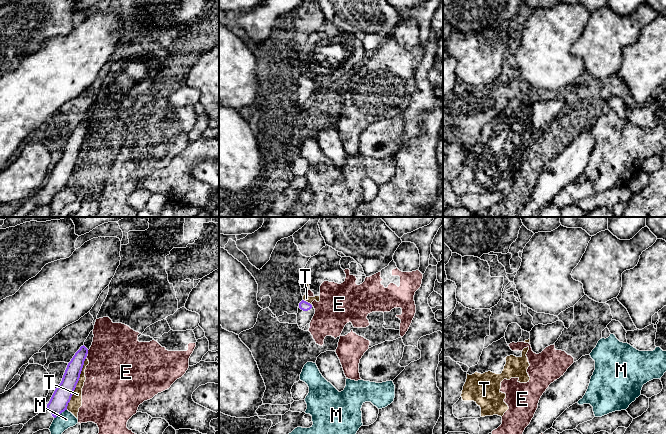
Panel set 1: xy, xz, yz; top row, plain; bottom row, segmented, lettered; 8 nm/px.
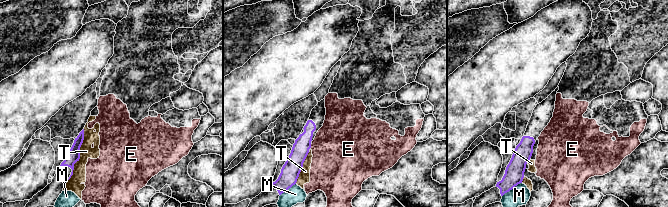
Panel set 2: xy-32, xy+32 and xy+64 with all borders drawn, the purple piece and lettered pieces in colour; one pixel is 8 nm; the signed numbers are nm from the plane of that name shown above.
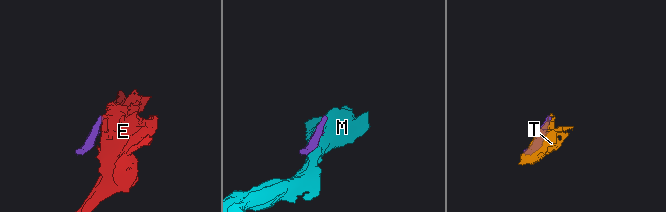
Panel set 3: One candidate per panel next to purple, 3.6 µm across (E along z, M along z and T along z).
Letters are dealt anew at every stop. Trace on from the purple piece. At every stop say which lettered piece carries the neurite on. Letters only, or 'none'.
none

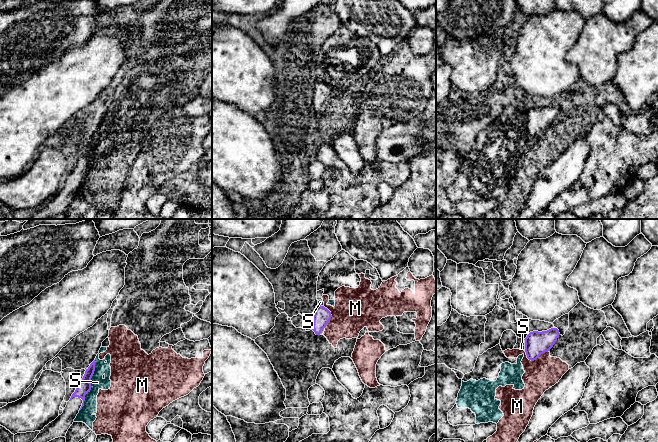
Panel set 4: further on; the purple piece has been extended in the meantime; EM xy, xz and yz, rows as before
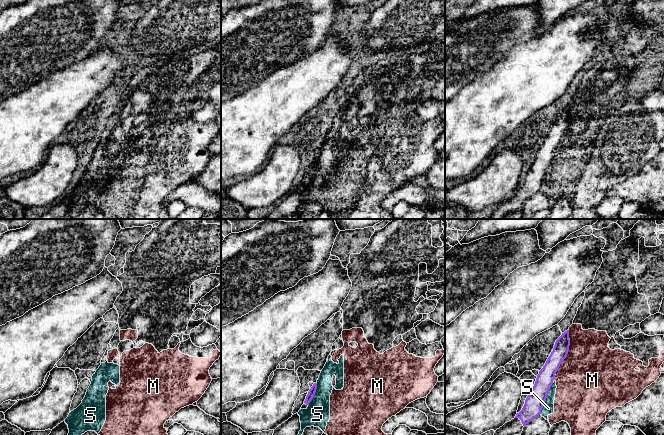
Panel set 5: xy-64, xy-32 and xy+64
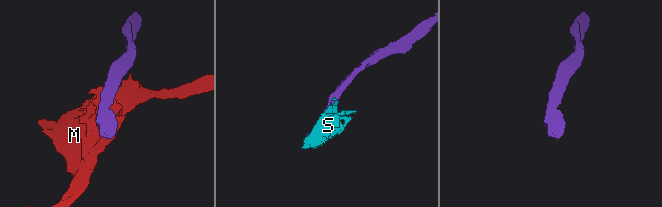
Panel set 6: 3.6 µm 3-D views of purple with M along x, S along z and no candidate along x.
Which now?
none

